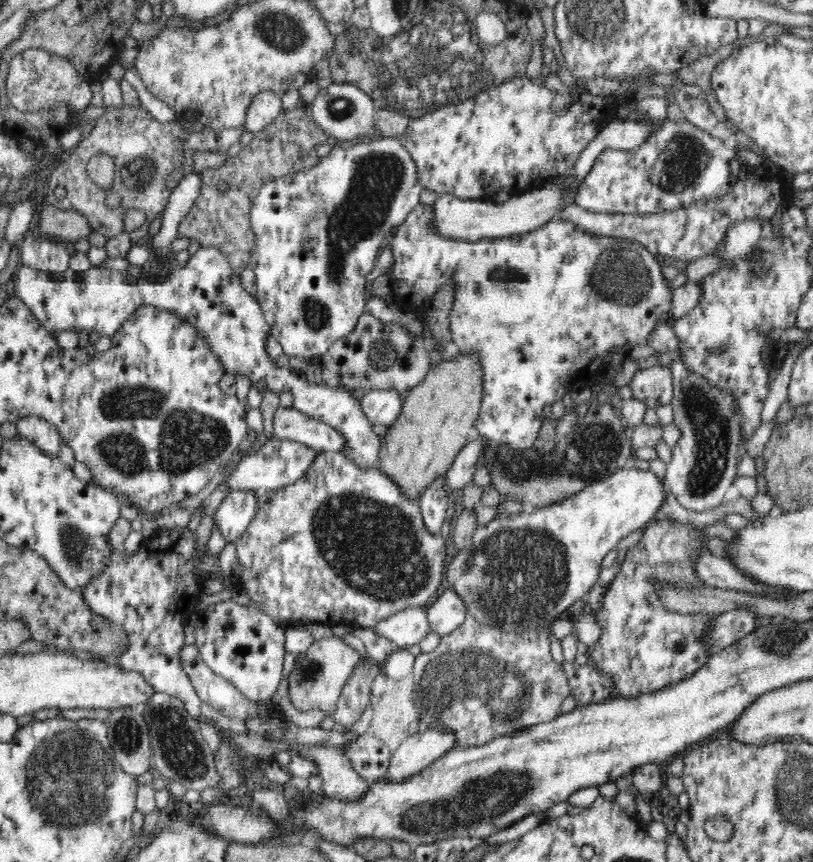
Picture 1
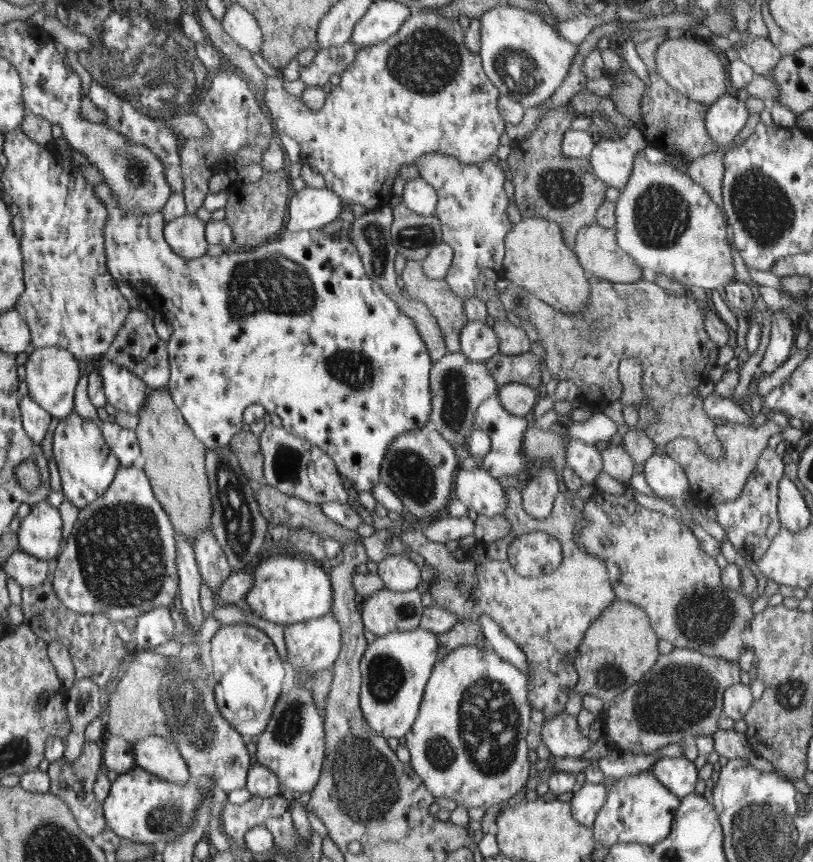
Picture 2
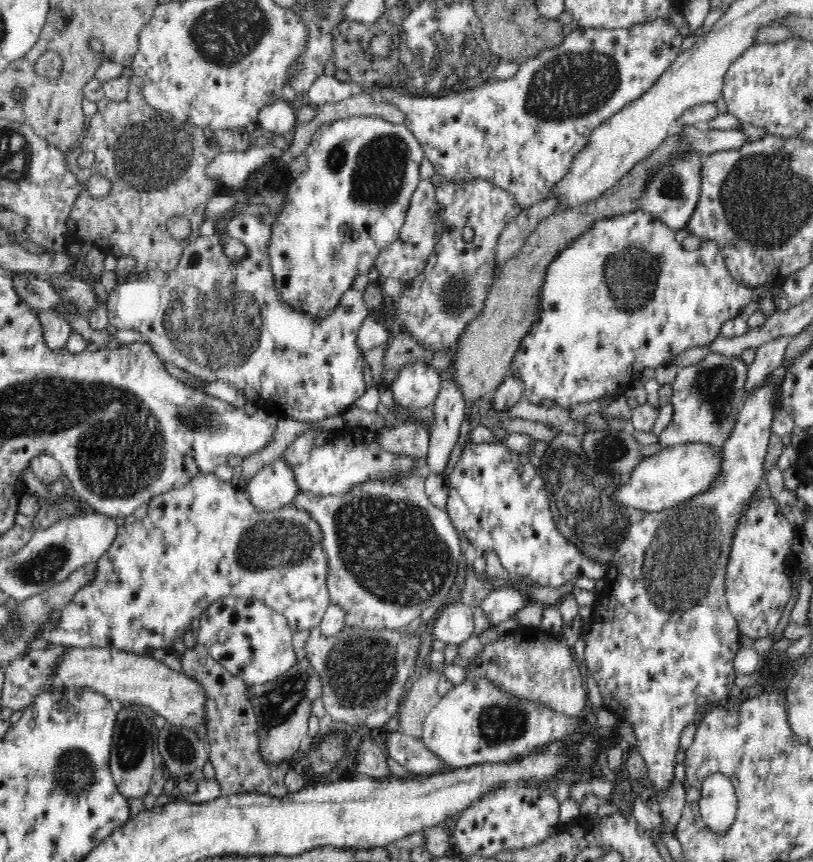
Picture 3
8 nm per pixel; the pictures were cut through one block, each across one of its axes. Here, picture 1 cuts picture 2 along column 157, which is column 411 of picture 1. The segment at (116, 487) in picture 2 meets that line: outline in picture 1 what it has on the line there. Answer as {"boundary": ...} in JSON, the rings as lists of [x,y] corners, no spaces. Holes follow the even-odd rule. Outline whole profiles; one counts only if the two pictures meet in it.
{"boundary":[[[317,451],[315,462],[307,470],[307,474],[294,484],[285,486],[281,490],[258,492],[258,510],[256,516],[250,523],[250,526],[236,540],[236,556],[240,558],[240,567],[242,567],[241,582],[242,588],[249,598],[254,602],[256,608],[274,617],[276,623],[289,622],[296,624],[300,621],[323,622],[330,627],[362,627],[374,628],[378,622],[384,621],[384,618],[392,617],[392,614],[400,613],[402,610],[421,606],[426,608],[426,604],[436,596],[442,578],[444,578],[444,565],[448,562],[452,554],[452,546],[444,541],[442,535],[430,533],[422,518],[419,500],[416,498],[408,499],[400,486],[390,475],[384,473],[384,470],[374,467],[362,469],[356,465],[356,461],[346,457],[344,453],[334,451]]]}

